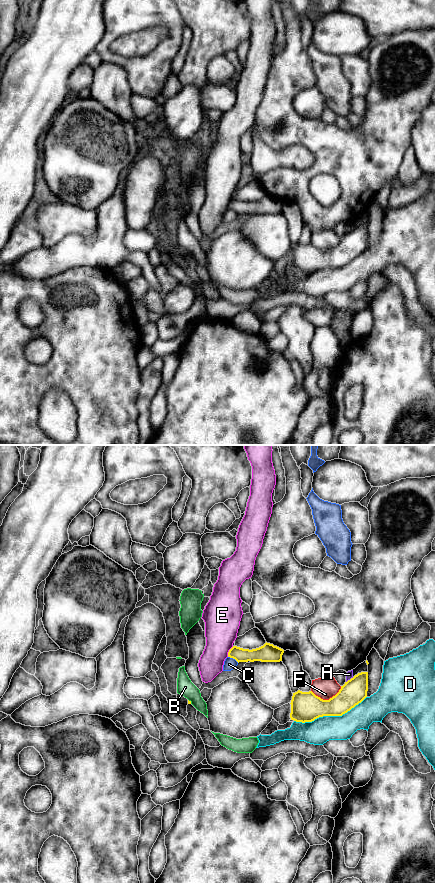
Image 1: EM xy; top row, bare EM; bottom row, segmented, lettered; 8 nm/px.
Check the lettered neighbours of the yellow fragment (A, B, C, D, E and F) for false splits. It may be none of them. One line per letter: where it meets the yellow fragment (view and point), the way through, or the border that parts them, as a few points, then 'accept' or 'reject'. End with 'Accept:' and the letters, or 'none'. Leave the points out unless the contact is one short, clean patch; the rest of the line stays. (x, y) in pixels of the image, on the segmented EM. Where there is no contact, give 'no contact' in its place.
A: xy (350, 679) | reject
B: xy (189, 701) | along xy (188, 699), (191, 703) | reject
C: xy (233, 658) | reject
D: xy (330, 715) | reject
E: xy (229, 651) | reject
F: xy (327, 700) | reject
Accept: none

